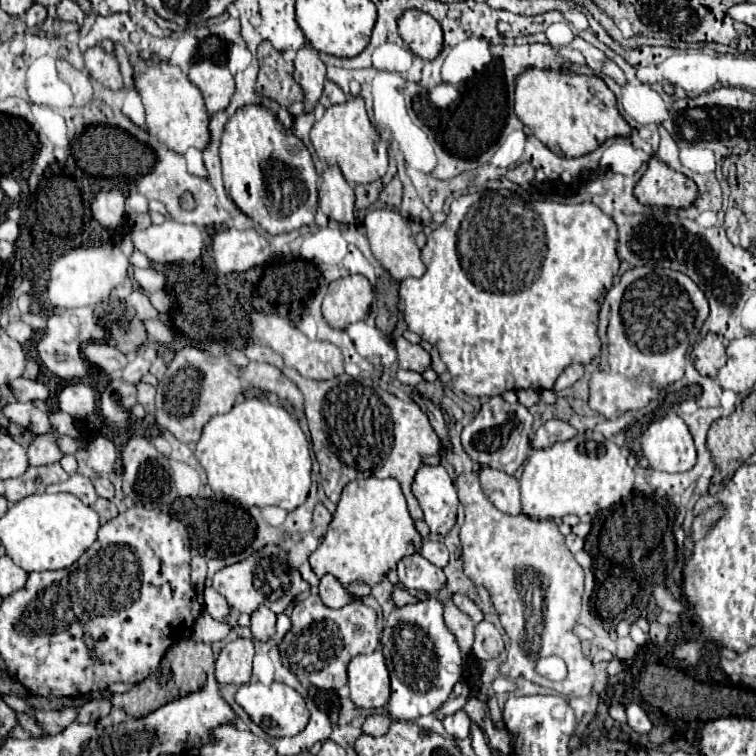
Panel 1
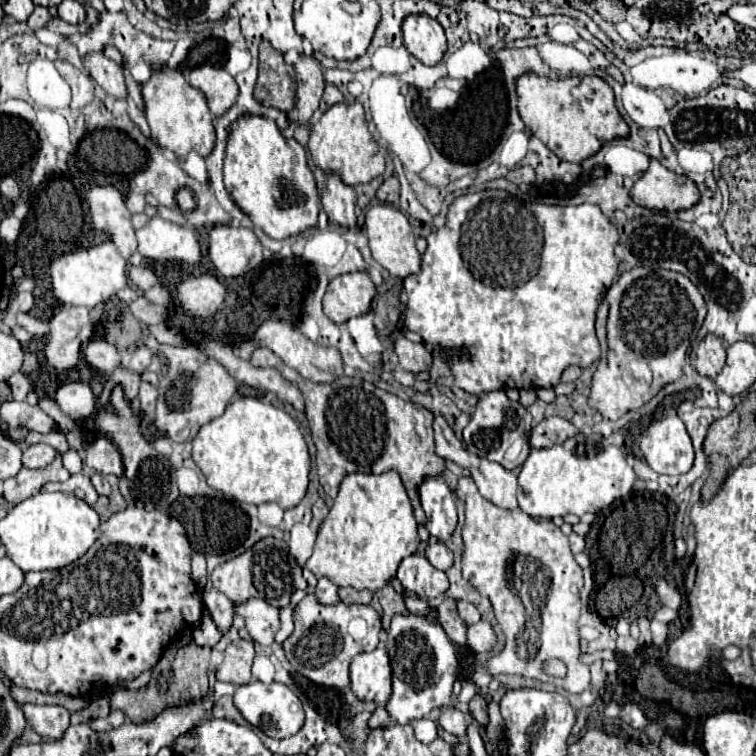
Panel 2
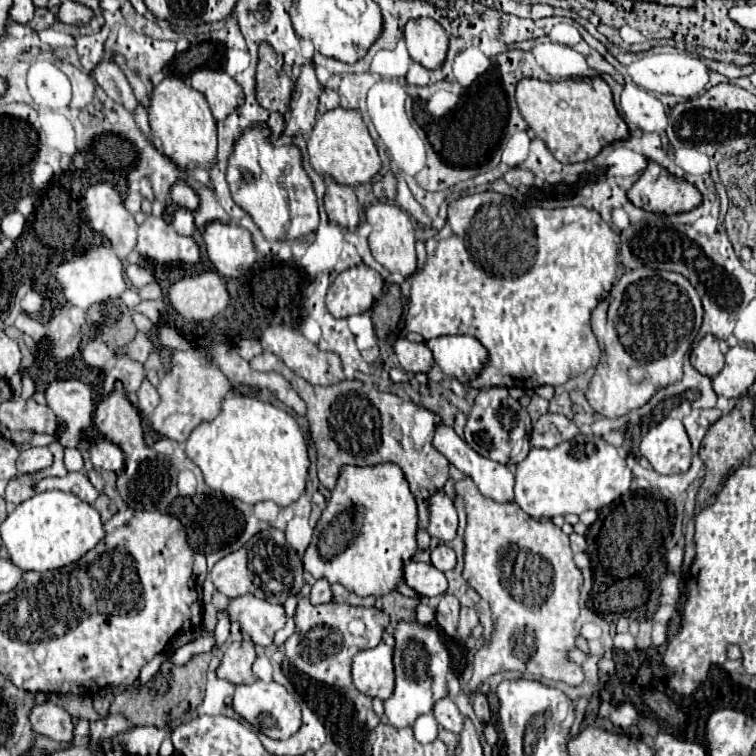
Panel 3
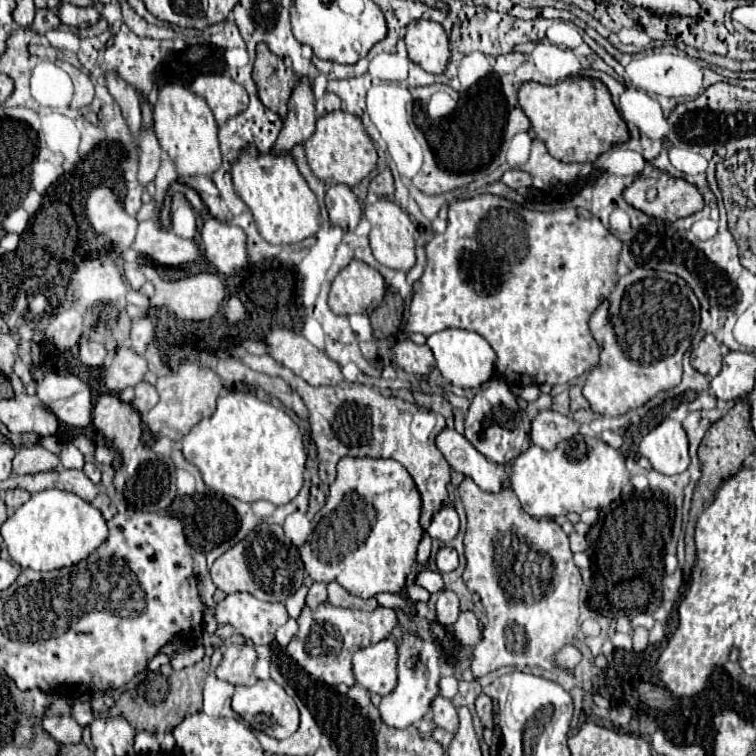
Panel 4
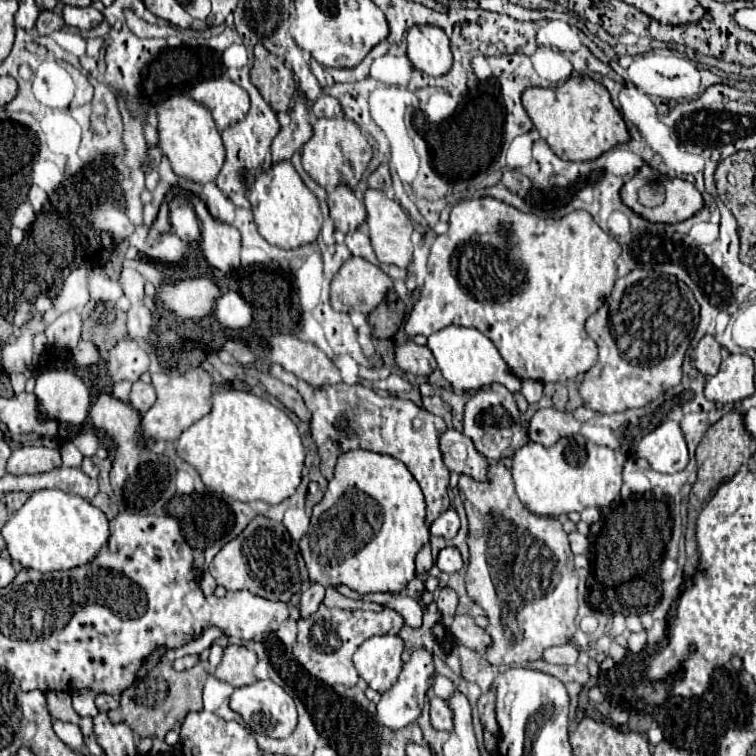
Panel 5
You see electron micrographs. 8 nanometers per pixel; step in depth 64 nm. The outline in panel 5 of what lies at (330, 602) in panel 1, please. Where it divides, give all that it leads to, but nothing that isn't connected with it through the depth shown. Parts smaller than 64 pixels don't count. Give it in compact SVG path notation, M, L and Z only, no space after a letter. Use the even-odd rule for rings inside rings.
M312 584L304 594L302 594L302 600L300 600L300 618L308 618L312 616L318 606L322 604L324 600L324 586L320 584Z

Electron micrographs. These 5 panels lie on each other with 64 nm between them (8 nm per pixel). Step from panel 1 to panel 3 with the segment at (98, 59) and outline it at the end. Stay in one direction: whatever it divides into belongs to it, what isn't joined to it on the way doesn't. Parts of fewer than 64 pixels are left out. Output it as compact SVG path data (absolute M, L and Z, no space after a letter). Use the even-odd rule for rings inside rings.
M100 62L94 70L94 78L98 82L98 86L104 88L104 92L116 100L118 104L122 104L128 112L134 114L136 106L138 106L138 100L134 98L134 92L132 92L132 86L128 84L124 72L114 64L114 62Z

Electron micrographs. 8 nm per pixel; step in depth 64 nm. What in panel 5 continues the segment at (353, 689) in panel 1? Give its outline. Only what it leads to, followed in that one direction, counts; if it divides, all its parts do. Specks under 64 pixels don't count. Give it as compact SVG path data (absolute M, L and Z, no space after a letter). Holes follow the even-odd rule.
M398 634L368 638L354 654L354 666L360 678L378 692L390 690L402 670L404 640Z

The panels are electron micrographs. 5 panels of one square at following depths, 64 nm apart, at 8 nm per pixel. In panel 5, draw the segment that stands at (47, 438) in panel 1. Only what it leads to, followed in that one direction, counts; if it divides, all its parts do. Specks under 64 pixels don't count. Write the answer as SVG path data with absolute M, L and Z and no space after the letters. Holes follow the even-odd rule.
M20 446L16 448L6 464L8 474L24 476L24 474L42 474L52 472L62 466L60 450L58 448L46 448L46 446Z

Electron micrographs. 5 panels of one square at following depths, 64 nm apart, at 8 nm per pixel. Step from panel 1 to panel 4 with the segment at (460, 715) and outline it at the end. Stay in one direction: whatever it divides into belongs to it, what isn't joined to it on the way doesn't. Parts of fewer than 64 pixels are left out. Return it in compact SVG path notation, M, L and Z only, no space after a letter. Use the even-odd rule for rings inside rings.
M436 696L430 704L432 710L432 720L438 728L444 728L448 732L456 730L456 706L442 696Z

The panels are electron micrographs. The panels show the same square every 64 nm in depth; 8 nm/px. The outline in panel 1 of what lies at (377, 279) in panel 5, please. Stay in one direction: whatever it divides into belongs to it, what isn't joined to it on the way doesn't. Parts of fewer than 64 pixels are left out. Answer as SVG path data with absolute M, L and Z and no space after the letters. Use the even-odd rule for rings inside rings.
M344 276L328 286L328 294L322 302L322 314L332 328L344 330L348 324L368 316L372 300L372 284L366 276Z

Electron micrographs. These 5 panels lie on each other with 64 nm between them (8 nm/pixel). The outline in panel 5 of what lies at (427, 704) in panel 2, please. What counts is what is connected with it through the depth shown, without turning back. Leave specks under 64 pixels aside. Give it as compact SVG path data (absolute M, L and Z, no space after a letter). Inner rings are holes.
M418 648L410 654L408 662L404 662L402 672L396 680L396 684L382 694L382 700L378 702L378 712L376 712L376 720L380 726L386 726L390 730L400 730L412 722L416 722L416 718L422 712L424 706L424 696L428 690L428 678L432 678L434 674L434 664L432 664L432 654L424 648Z

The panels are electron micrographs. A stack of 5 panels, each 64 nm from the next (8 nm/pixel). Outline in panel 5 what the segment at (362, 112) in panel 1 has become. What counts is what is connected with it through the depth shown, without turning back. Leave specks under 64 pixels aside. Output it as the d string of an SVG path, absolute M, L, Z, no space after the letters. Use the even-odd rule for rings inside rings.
M318 118L312 128L312 138L302 148L302 166L310 174L310 178L330 190L338 184L346 184L348 188L354 188L360 182L360 176L364 174L370 158L372 148L360 128L348 120L348 118ZM340 154L342 154L342 166L340 166ZM342 168L342 172L340 172Z

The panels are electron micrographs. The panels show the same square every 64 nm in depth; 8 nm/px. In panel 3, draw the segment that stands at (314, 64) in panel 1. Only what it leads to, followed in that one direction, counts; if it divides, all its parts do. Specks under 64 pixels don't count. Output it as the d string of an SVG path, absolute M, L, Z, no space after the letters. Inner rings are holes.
M306 64L302 66L302 74L292 92L284 136L294 138L294 136L308 136L312 132L316 124L318 96L320 96L320 90L318 90L318 78L314 74L314 66Z

